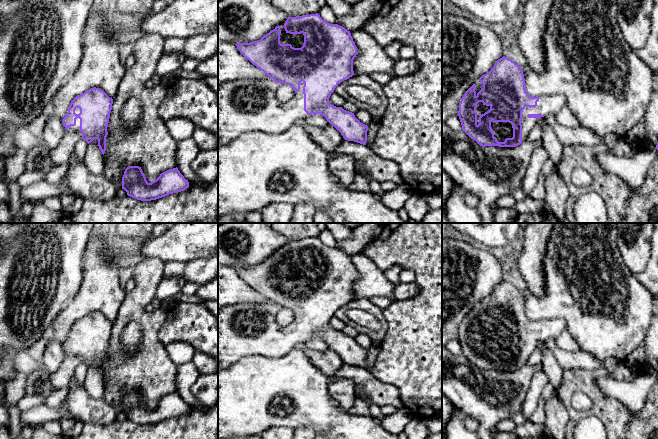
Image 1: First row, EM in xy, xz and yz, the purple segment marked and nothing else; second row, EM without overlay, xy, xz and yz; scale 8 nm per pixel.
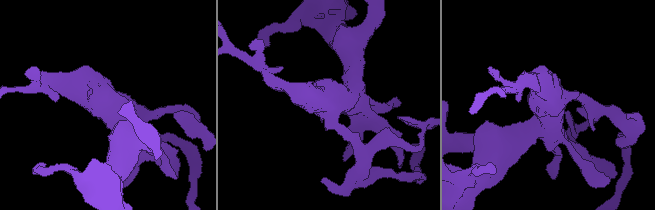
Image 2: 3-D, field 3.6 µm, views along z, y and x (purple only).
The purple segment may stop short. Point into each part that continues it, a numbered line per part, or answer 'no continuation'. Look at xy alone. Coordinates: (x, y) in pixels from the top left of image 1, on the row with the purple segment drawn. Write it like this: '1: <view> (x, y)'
1: xy (77, 127)

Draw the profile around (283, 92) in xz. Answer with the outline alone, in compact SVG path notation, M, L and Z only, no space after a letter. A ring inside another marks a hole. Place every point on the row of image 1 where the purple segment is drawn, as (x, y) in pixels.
M278 83L273 87L273 90L277 100L281 103L286 103L295 96L295 91L287 84Z

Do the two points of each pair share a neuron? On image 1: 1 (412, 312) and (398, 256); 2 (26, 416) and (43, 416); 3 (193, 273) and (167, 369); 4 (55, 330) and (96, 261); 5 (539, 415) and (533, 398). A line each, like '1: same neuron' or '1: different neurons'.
1: same neuron
2: same neuron
3: different neurons
4: same neuron
5: different neurons

